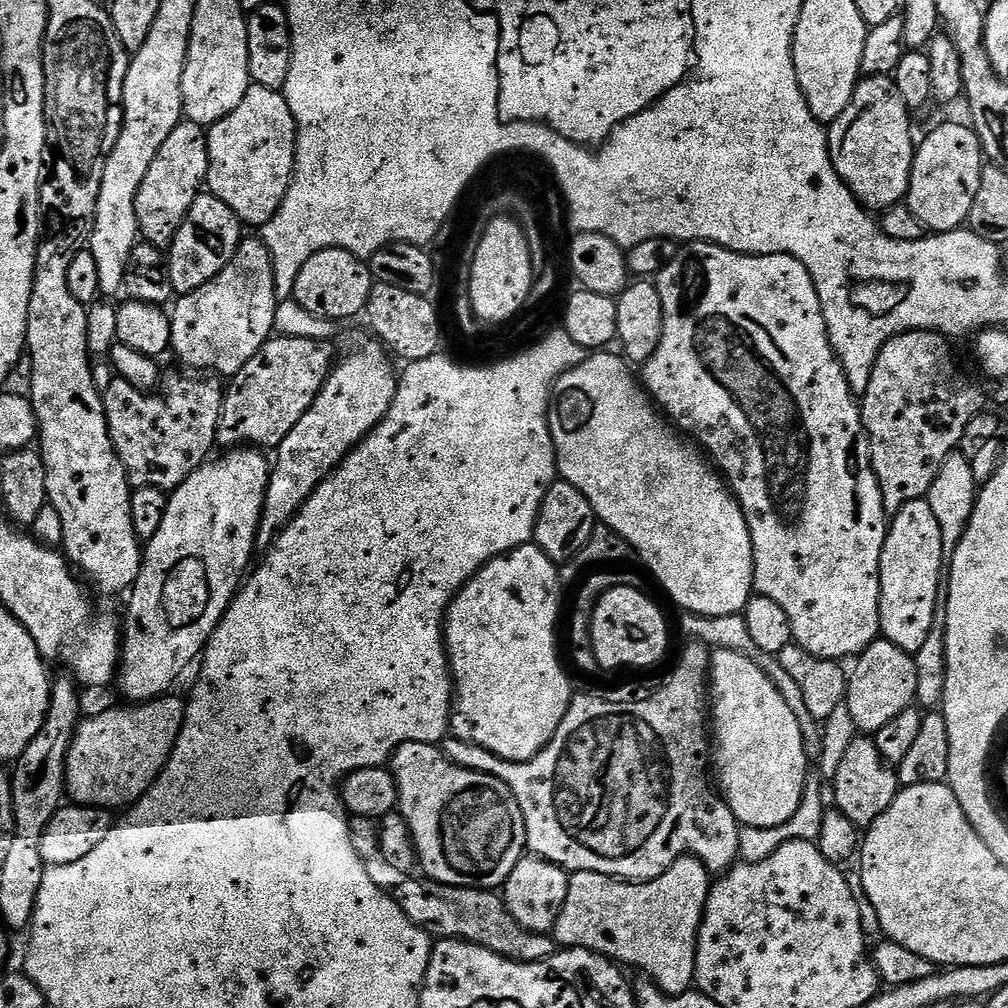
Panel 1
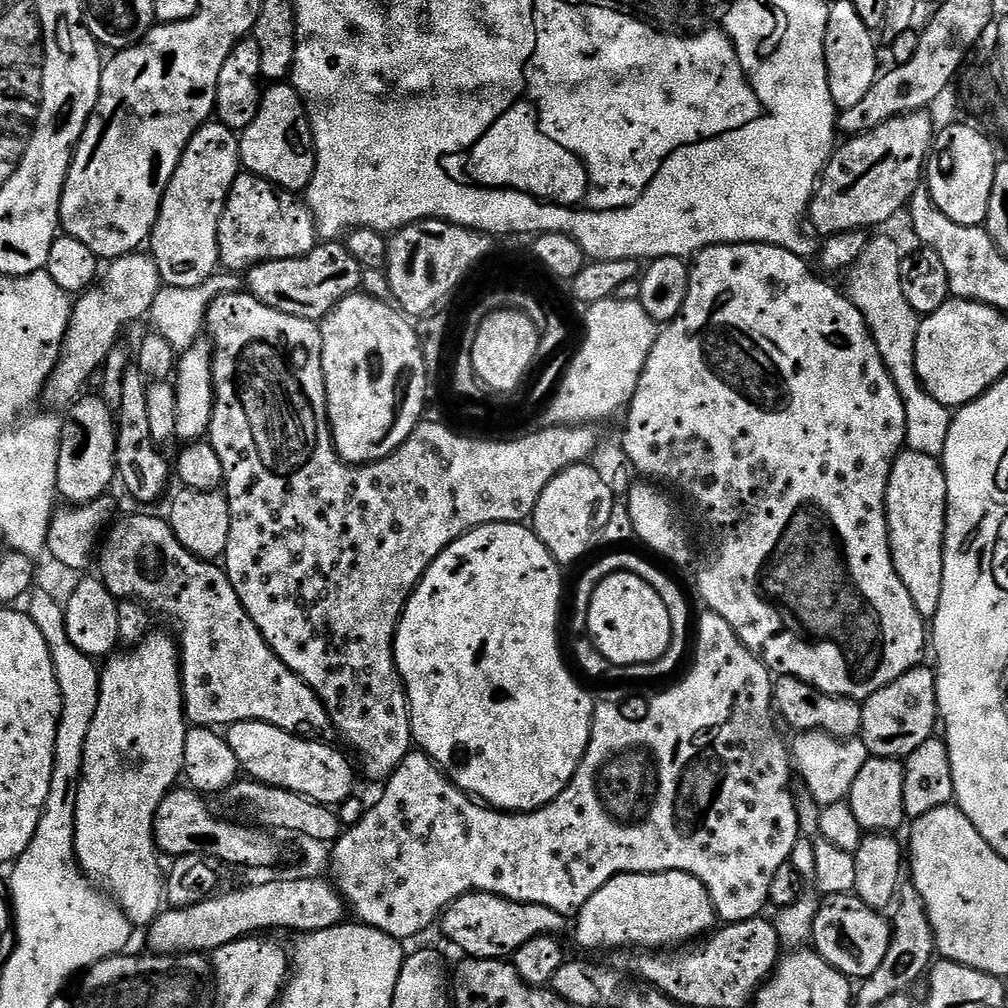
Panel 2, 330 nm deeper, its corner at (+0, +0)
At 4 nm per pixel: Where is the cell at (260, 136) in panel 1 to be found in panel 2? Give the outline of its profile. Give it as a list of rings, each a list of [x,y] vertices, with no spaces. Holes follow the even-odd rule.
[[[272,82],[263,89],[258,114],[250,126],[246,126],[239,133],[240,162],[243,171],[254,176],[261,176],[277,189],[300,194],[307,189],[312,175],[316,172],[316,149],[312,147],[312,127],[308,124],[308,109],[304,106],[304,99],[288,82]]]

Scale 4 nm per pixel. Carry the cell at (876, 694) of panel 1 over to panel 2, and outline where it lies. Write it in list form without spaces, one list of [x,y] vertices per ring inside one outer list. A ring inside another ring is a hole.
[[[921,666],[911,668],[902,678],[890,682],[882,690],[875,692],[869,700],[863,701],[864,713],[860,723],[862,739],[872,756],[890,756],[893,758],[907,758],[911,752],[918,750],[922,742],[933,739],[938,728],[938,709],[936,706],[936,673],[931,667]]]

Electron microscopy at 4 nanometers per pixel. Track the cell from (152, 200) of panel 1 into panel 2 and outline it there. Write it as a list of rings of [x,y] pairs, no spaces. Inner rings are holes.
[[[209,122],[203,124],[195,134],[190,138],[190,142],[186,146],[186,150],[182,154],[182,158],[178,162],[178,166],[174,170],[174,174],[170,178],[170,182],[166,186],[164,191],[164,197],[160,203],[160,209],[158,210],[158,222],[154,226],[150,237],[150,255],[153,262],[158,266],[158,274],[160,275],[160,283],[164,286],[198,286],[202,282],[213,279],[217,275],[216,268],[221,267],[220,255],[218,254],[218,222],[222,218],[222,210],[226,206],[228,201],[228,195],[230,190],[234,186],[237,176],[242,171],[242,165],[240,162],[240,138],[239,135],[233,129],[227,128],[225,124],[219,122]]]

